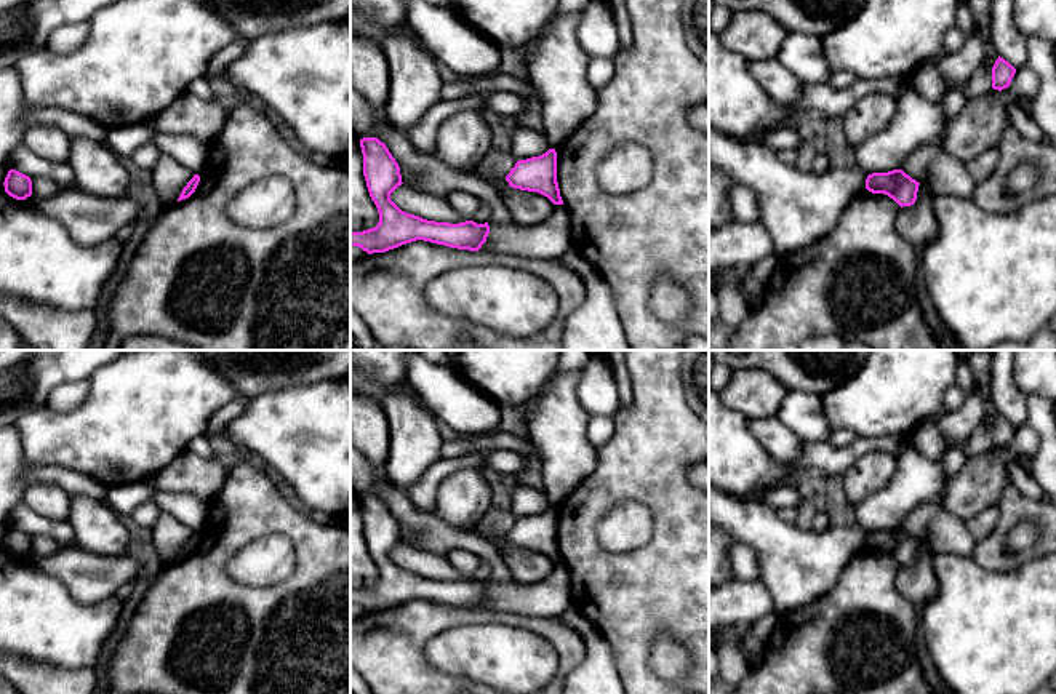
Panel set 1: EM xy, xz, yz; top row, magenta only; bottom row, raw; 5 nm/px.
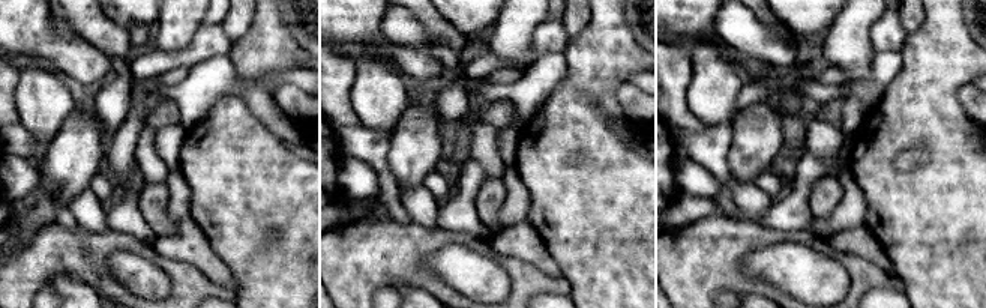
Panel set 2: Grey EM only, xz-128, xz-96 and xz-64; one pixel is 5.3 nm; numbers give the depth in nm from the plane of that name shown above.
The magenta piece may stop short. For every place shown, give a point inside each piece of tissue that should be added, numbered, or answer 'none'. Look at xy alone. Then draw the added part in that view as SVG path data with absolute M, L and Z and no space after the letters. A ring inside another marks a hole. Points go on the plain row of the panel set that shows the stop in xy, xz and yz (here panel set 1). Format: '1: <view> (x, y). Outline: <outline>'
none

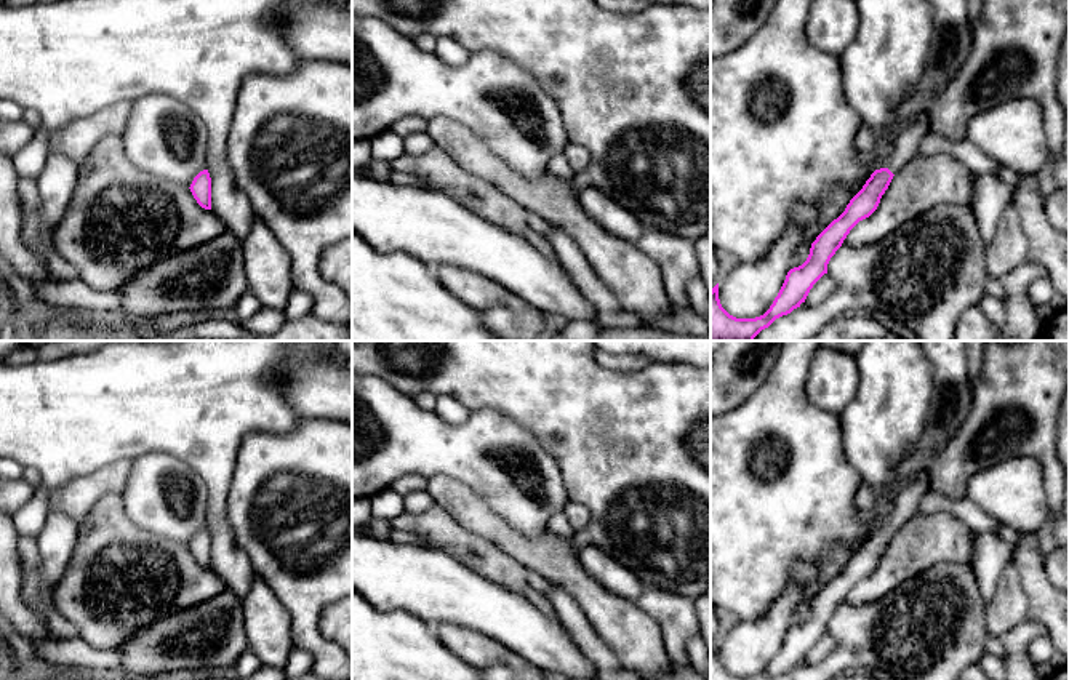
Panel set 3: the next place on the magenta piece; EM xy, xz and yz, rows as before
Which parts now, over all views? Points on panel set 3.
1: yz (906, 503). Outline: M922 475L917 477L896 496L895 506L888 518L883 522L883 526L888 526L893 533L896 533L912 515L917 514L919 502L928 490L928 480Z

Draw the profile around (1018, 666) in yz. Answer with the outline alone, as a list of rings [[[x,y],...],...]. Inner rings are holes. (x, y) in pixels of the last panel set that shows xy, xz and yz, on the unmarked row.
[[[1026,619],[1021,626],[1000,637],[1000,642],[1005,646],[1003,667],[1007,680],[1039,680],[1035,666],[1027,656],[1027,646],[1035,638],[1047,634],[1048,630],[1043,624]]]

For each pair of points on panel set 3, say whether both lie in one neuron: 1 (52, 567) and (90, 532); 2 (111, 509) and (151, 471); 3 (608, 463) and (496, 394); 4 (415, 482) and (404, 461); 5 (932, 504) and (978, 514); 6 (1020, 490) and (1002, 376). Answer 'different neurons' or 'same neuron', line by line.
1: different neurons
2: different neurons
3: same neuron
4: different neurons
5: same neuron
6: different neurons

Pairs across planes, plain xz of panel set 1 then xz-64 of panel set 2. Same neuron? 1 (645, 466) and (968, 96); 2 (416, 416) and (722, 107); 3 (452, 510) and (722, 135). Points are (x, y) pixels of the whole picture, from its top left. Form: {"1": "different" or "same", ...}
{"1": "different", "2": "same", "3": "different"}

